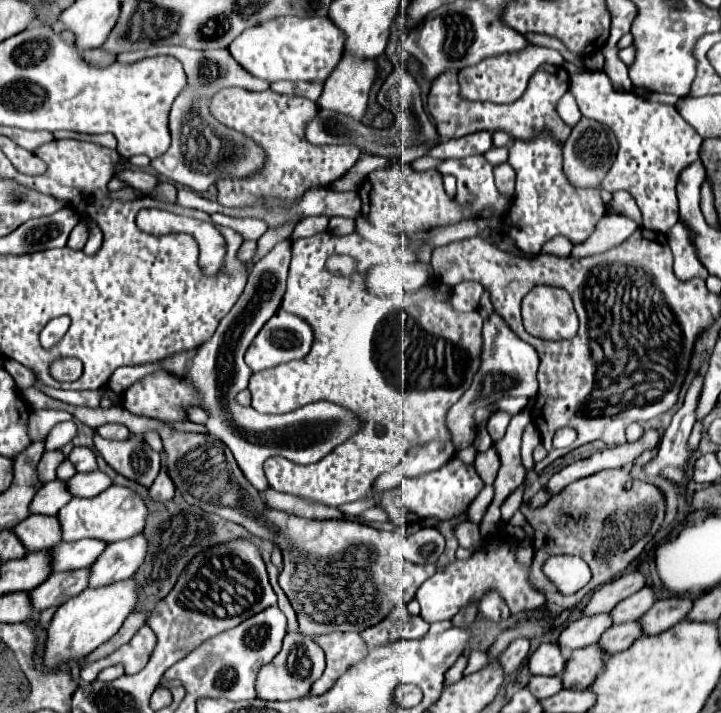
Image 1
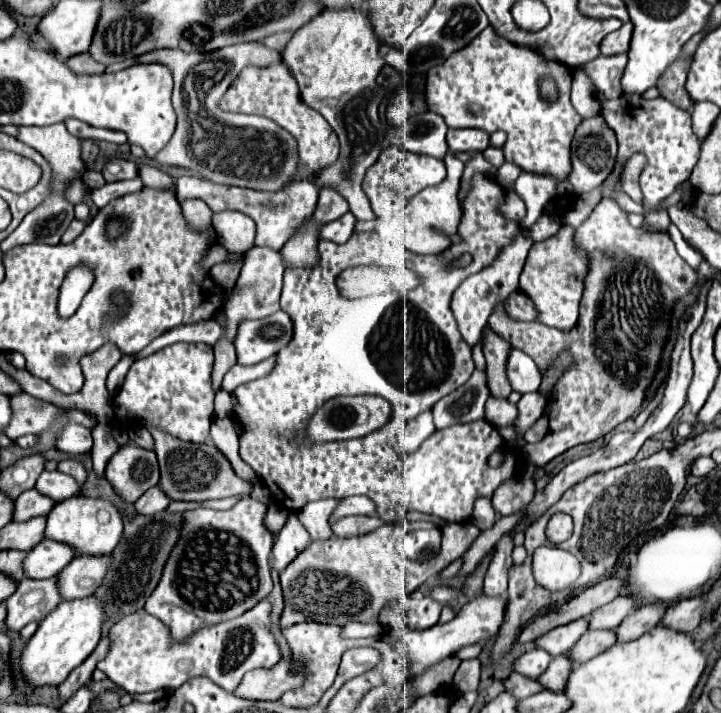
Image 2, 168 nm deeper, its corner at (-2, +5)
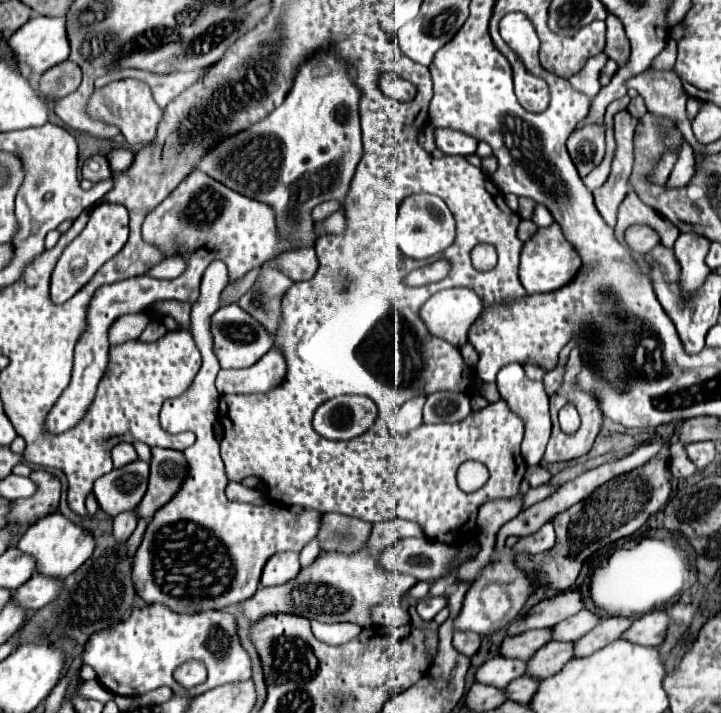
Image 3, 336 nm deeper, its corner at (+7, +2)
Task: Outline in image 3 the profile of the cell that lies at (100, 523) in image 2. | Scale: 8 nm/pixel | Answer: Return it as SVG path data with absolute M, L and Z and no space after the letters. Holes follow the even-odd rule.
M52 513L38 523L30 525L28 531L22 535L22 539L16 545L22 553L30 553L36 561L36 573L38 575L50 575L54 579L64 579L66 575L74 573L94 551L94 537L74 525L70 519L66 519L62 513Z

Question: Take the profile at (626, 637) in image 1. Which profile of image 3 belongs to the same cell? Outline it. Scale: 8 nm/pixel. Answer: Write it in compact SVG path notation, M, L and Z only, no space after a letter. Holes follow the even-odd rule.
M550 641L538 655L532 655L526 661L526 675L542 681L546 677L552 677L554 671L558 673L564 663L572 659L572 643L560 643L560 641Z

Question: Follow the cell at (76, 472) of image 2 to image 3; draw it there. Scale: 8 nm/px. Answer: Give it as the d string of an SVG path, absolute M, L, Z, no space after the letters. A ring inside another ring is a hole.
M42 469L32 471L30 479L36 483L38 491L30 499L10 501L8 525L32 525L58 509L60 481Z

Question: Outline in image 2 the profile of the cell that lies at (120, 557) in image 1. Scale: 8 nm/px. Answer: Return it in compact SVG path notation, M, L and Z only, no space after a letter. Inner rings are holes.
M111 554L103 556L79 556L63 568L59 578L59 592L63 600L75 600L91 596L99 584L103 584L103 578L111 570Z

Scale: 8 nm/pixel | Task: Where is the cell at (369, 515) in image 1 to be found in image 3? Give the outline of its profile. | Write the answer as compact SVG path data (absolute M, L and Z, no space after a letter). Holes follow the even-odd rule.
M212 261L208 269L204 271L202 285L200 285L200 297L192 305L192 337L196 341L196 347L202 353L202 367L198 375L194 377L192 385L188 387L186 395L168 399L162 405L160 411L160 425L168 433L176 433L176 429L192 431L196 435L196 443L184 451L188 461L188 475L182 481L184 487L178 489L176 499L170 499L166 507L162 507L154 519L148 523L144 539L136 551L134 557L134 589L146 603L164 603L176 613L198 613L208 609L222 609L228 605L242 603L250 599L260 583L262 569L266 561L280 553L280 551L296 551L300 553L302 547L316 537L320 515L318 511L304 511L302 515L294 515L290 509L282 505L264 503L260 507L248 505L248 503L232 503L226 499L224 489L228 485L224 463L220 459L220 447L214 437L212 425L216 421L218 413L218 399L220 393L214 387L216 373L220 371L220 363L212 351L212 335L210 335L210 315L220 309L220 293L228 285L228 269L222 261Z

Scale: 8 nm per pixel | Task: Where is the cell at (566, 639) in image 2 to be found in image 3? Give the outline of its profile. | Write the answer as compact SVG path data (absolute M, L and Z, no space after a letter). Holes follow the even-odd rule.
M534 629L516 637L506 637L500 643L500 655L510 659L530 659L542 645L550 641L550 629Z

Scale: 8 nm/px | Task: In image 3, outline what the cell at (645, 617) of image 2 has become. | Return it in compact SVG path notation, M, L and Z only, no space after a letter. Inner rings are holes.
M608 617L602 619L598 623L598 627L594 627L594 631L582 635L582 639L574 641L574 657L588 657L594 651L602 649L604 645L612 643L614 639L620 639L620 635L626 631L626 627L630 627L632 619L624 619L624 617Z

